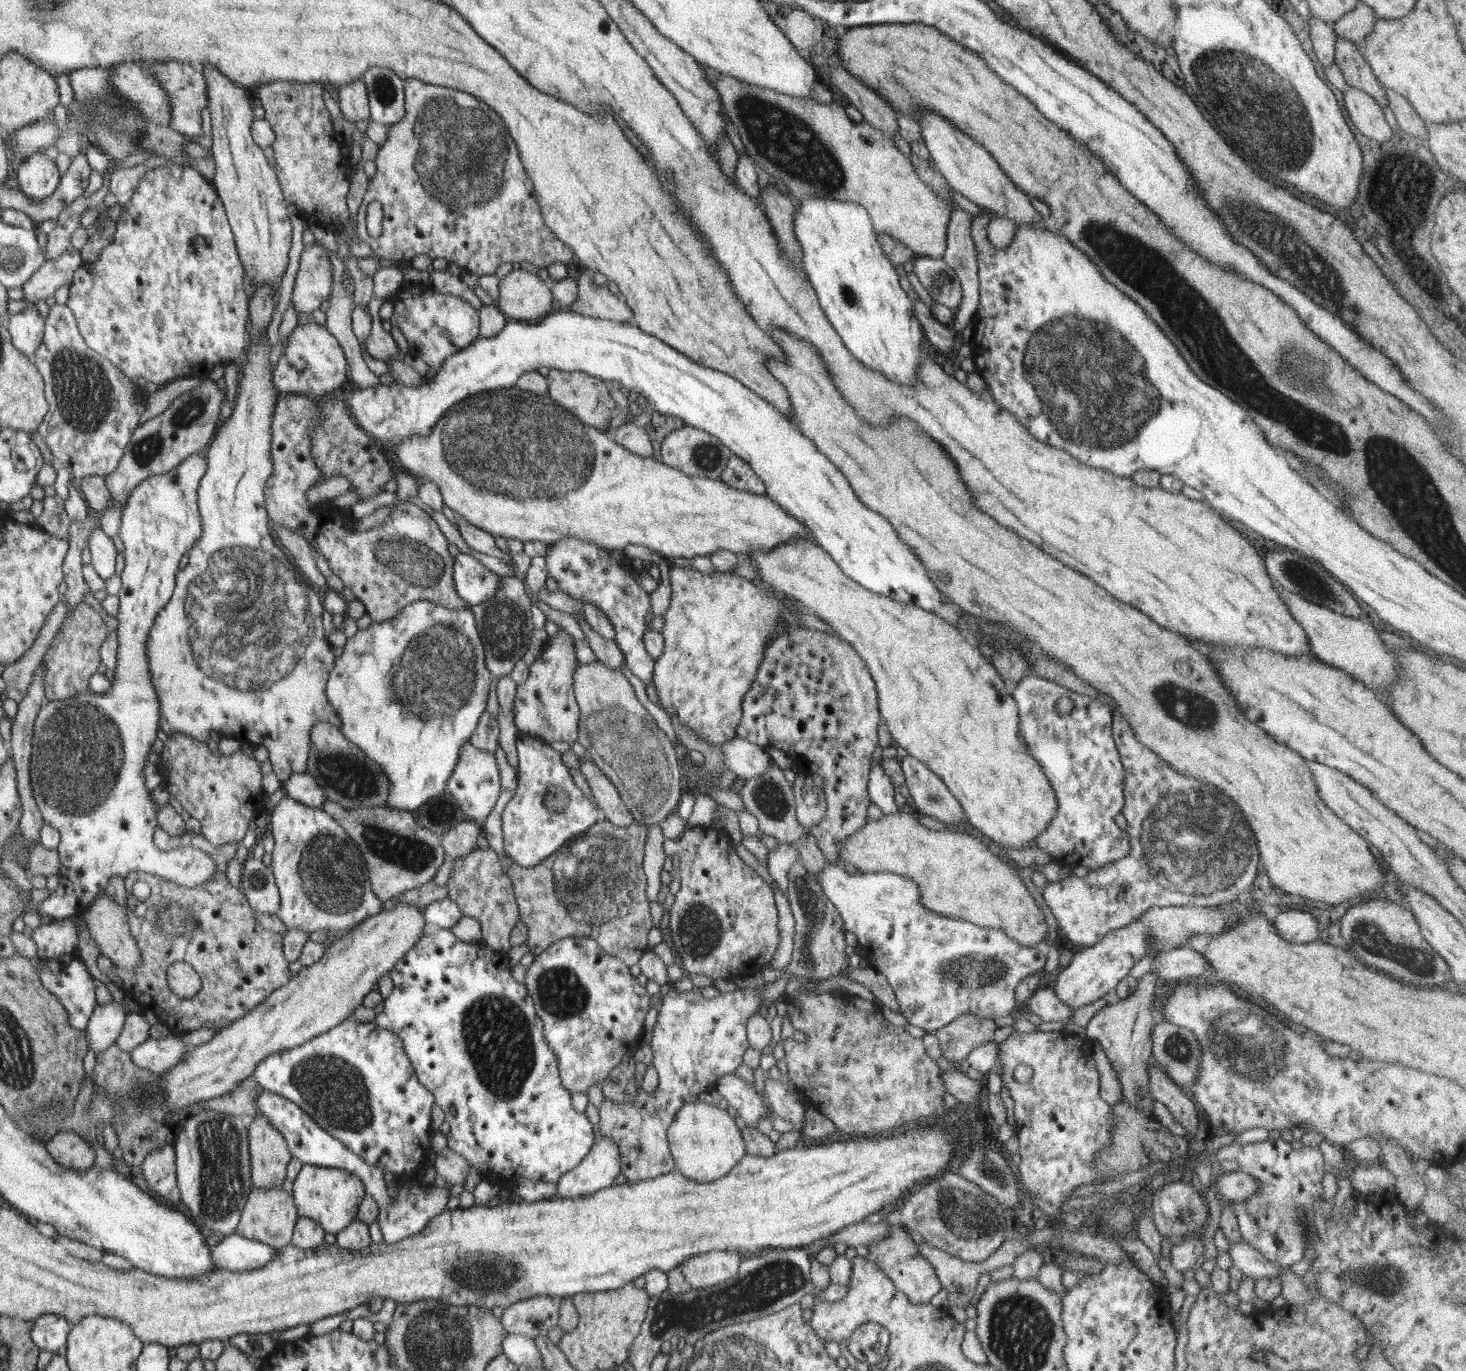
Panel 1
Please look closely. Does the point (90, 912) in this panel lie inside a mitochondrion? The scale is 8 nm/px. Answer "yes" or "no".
no

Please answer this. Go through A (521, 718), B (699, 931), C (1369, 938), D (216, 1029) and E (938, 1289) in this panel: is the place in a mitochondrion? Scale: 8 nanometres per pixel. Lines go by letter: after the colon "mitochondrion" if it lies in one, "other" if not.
A: other
B: mitochondrion
C: mitochondrion
D: other
E: other

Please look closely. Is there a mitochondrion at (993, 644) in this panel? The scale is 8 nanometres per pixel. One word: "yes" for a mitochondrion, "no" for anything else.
no

